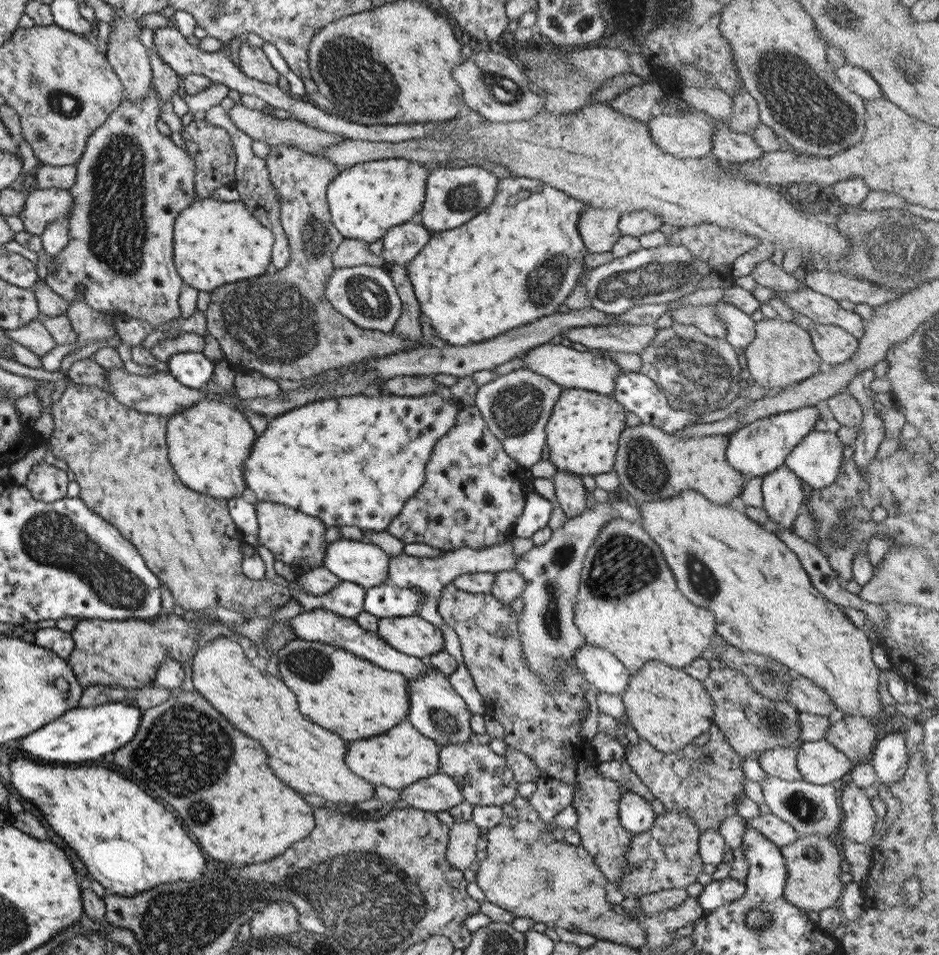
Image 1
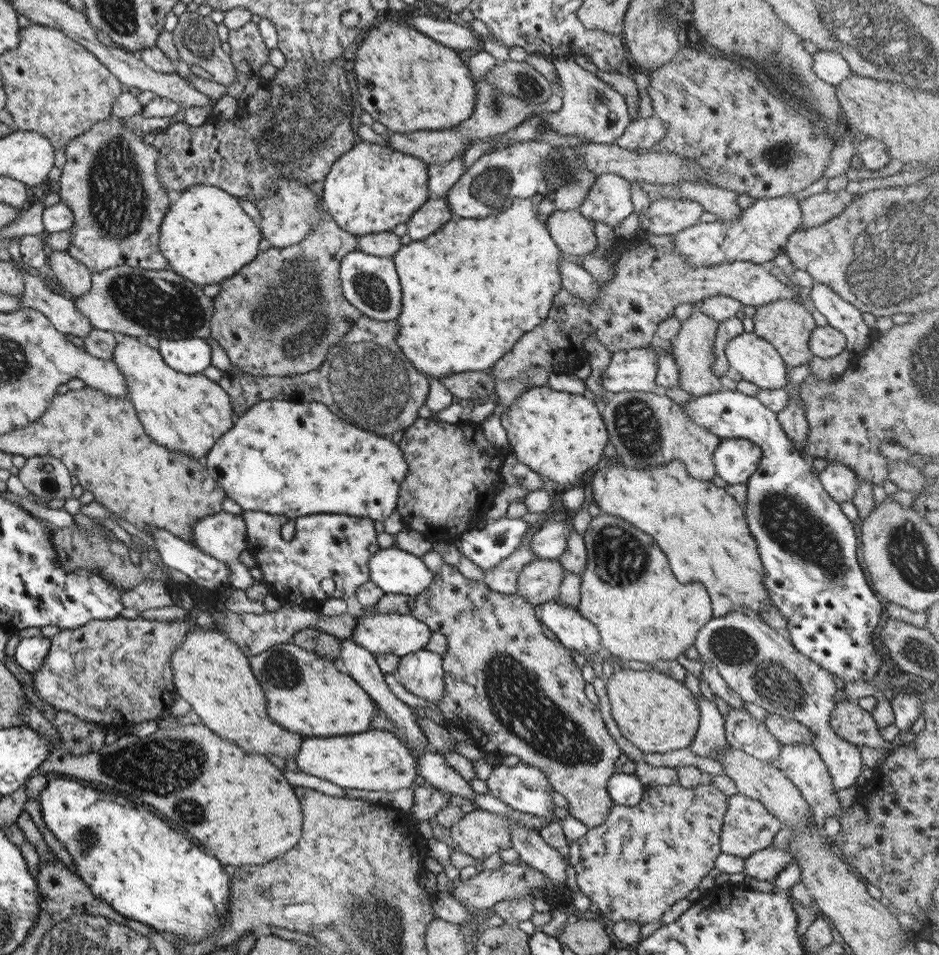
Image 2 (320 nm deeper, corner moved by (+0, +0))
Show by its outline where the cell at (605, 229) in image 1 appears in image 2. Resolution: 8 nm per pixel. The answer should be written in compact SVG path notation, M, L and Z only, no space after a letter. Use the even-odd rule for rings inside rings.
M559 210L545 218L551 240L563 257L575 258L592 252L596 246L594 222L578 210Z

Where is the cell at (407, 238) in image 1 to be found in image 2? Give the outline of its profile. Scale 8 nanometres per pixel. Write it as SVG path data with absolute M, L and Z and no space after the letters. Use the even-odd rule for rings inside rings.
M445 198L426 201L410 216L407 222L407 233L412 241L427 238L432 232L449 221L452 216Z

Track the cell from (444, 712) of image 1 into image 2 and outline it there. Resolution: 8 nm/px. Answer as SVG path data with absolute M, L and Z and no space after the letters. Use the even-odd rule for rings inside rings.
M425 648L400 657L393 672L406 691L438 706L443 696L444 658Z

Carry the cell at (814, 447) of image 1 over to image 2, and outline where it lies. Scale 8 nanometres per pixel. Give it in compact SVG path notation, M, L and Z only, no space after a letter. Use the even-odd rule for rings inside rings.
M826 460L825 469L817 473L817 480L825 493L834 502L850 502L857 487L857 480L851 468L836 460Z

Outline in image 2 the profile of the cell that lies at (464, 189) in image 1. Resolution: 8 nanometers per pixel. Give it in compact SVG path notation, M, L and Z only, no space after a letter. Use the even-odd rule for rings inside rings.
M533 138L481 155L460 174L443 198L453 218L476 219L507 210L515 198L540 194L536 214L543 219L555 211L578 210L596 177L591 171L578 168L578 158L569 148L553 148L543 140Z

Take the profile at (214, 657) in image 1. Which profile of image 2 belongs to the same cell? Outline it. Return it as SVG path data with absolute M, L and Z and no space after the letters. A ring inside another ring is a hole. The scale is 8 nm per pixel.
M199 627L189 629L176 649L172 650L168 661L172 672L174 692L190 704L191 710L199 716L200 722L219 738L235 742L239 748L243 748L245 754L277 754L281 758L297 754L299 742L303 738L299 734L285 732L281 726L273 724L273 721L267 716L265 697L249 668L248 657L230 638L218 630L203 630Z

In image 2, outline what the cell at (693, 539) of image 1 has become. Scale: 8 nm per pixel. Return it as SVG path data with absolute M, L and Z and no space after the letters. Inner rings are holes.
M680 460L637 470L623 466L621 462L610 461L608 466L599 468L591 476L591 495L602 513L622 519L648 534L658 548L667 556L673 576L680 582L700 582L710 598L712 617L737 613L743 607L751 610L761 619L762 608L772 606L764 584L764 570L757 553L757 545L747 528L743 506L724 488L717 488L711 482L695 480L687 474Z

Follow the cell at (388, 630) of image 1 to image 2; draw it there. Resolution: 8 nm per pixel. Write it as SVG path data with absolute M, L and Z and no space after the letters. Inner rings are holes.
M369 612L357 618L350 639L372 655L375 654L394 654L402 657L406 654L423 649L428 643L431 628L419 622L410 614Z

